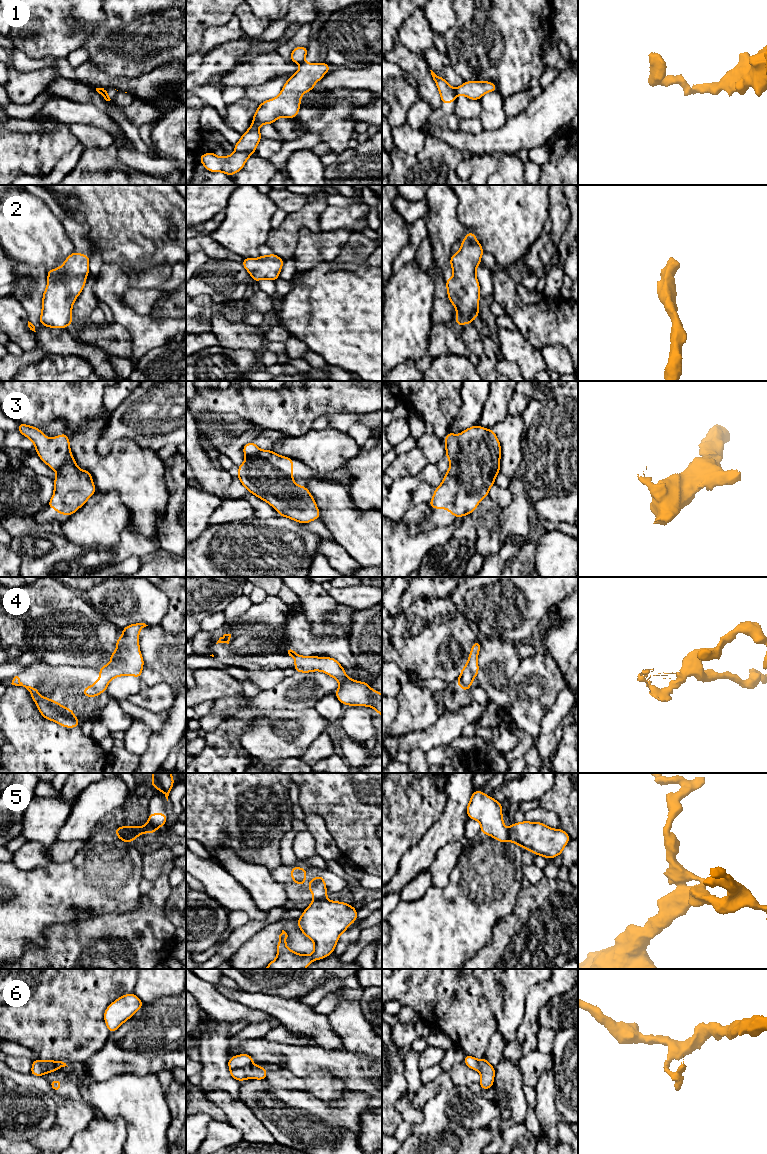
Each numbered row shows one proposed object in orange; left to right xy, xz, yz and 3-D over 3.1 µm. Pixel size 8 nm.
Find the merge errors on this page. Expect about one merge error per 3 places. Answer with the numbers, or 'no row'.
1, 3, 5, 6

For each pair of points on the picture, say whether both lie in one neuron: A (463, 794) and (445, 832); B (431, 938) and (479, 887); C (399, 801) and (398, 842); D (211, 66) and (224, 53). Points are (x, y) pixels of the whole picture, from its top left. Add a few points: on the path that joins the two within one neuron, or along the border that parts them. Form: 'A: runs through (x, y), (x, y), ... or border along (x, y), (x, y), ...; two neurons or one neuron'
A: runs through (460, 803), (453, 812), (451, 823); one neuron
B: runs through (444, 925), (469, 900); one neuron
C: runs through (398, 811), (398, 832); one neuron
D: runs through (214, 63), (221, 56); one neuron

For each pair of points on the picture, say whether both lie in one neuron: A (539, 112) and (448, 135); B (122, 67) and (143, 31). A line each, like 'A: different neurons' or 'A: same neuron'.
A: same neuron
B: same neuron

